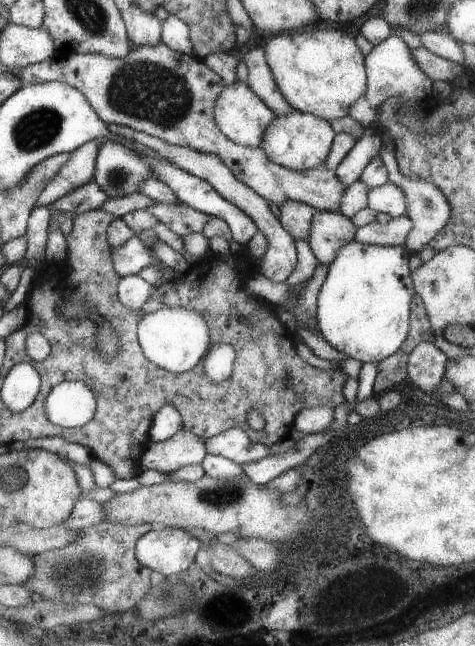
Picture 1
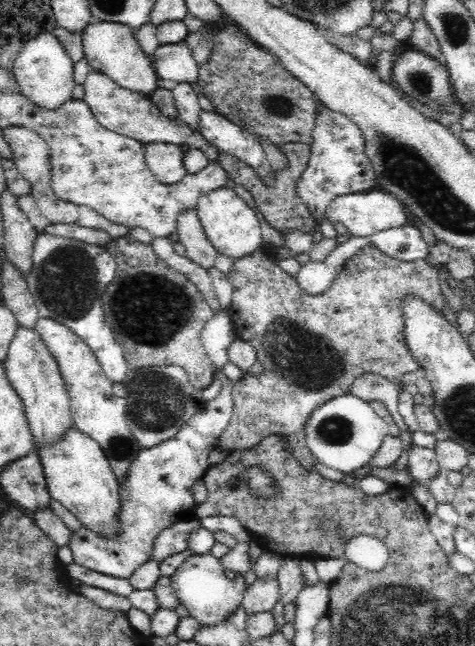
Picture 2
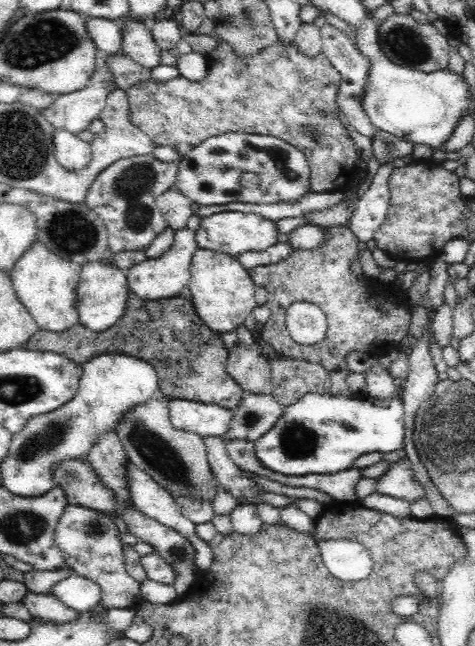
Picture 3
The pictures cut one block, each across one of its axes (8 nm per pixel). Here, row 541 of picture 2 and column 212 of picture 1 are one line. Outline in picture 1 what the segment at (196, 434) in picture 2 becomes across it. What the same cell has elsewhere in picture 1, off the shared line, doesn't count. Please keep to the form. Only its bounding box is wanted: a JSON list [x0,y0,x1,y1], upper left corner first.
[15,41,347,213]

